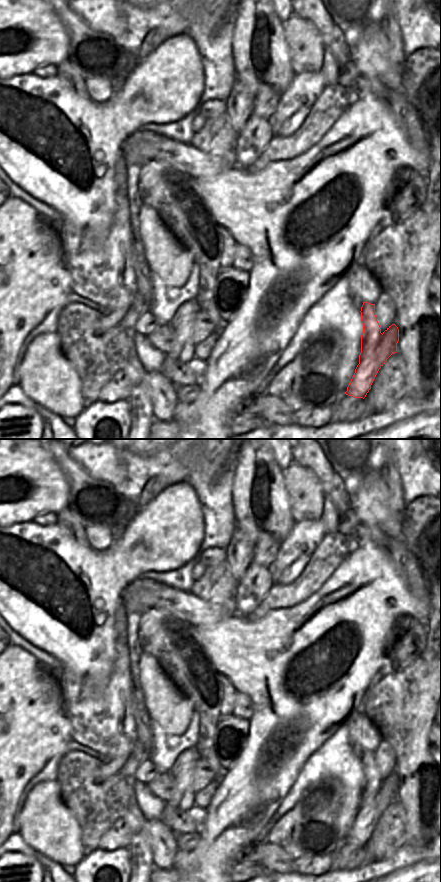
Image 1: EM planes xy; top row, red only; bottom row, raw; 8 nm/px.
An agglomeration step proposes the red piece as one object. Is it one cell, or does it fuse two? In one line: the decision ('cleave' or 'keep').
cleave

